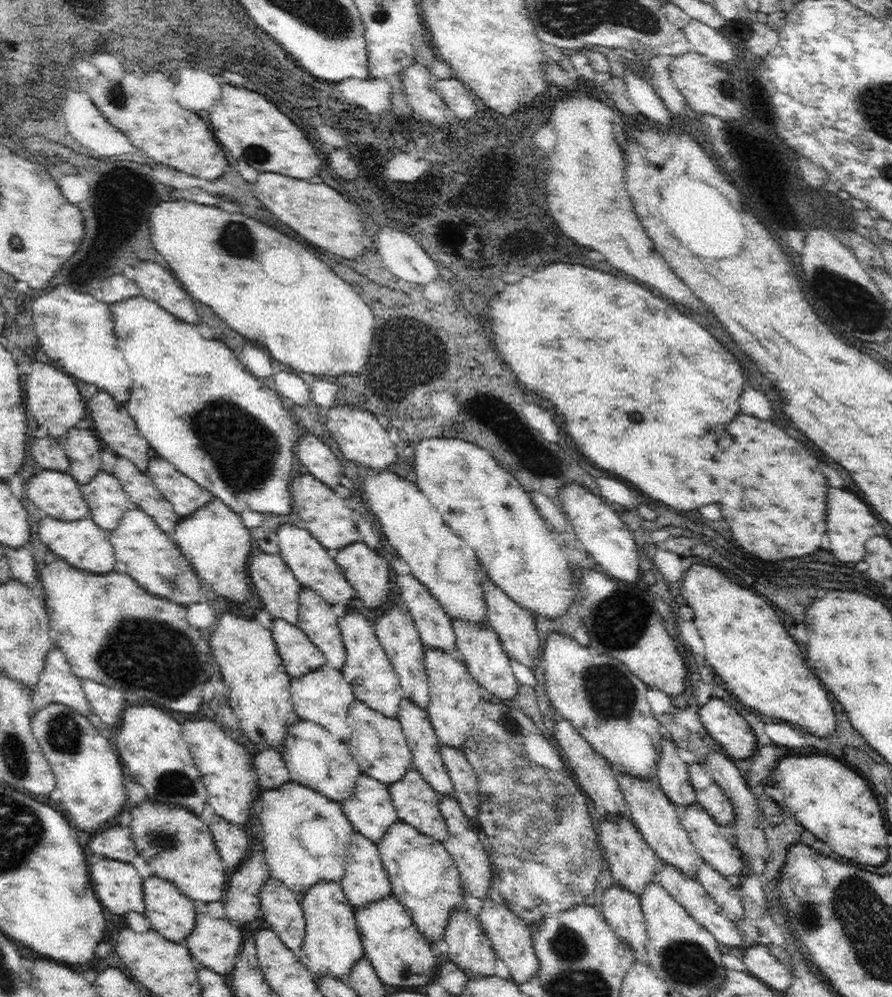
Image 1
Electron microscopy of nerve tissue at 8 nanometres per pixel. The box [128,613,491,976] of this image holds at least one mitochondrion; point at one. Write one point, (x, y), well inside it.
(174, 784)

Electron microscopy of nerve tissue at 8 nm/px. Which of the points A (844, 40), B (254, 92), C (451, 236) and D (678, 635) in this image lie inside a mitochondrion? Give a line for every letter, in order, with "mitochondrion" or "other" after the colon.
A: other
B: other
C: other
D: other

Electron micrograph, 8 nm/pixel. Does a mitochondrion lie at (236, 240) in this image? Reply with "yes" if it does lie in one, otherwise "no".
yes

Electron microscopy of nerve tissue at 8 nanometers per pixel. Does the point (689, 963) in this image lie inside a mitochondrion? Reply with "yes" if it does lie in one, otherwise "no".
yes

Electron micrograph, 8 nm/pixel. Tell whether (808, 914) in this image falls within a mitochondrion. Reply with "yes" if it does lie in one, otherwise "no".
yes

